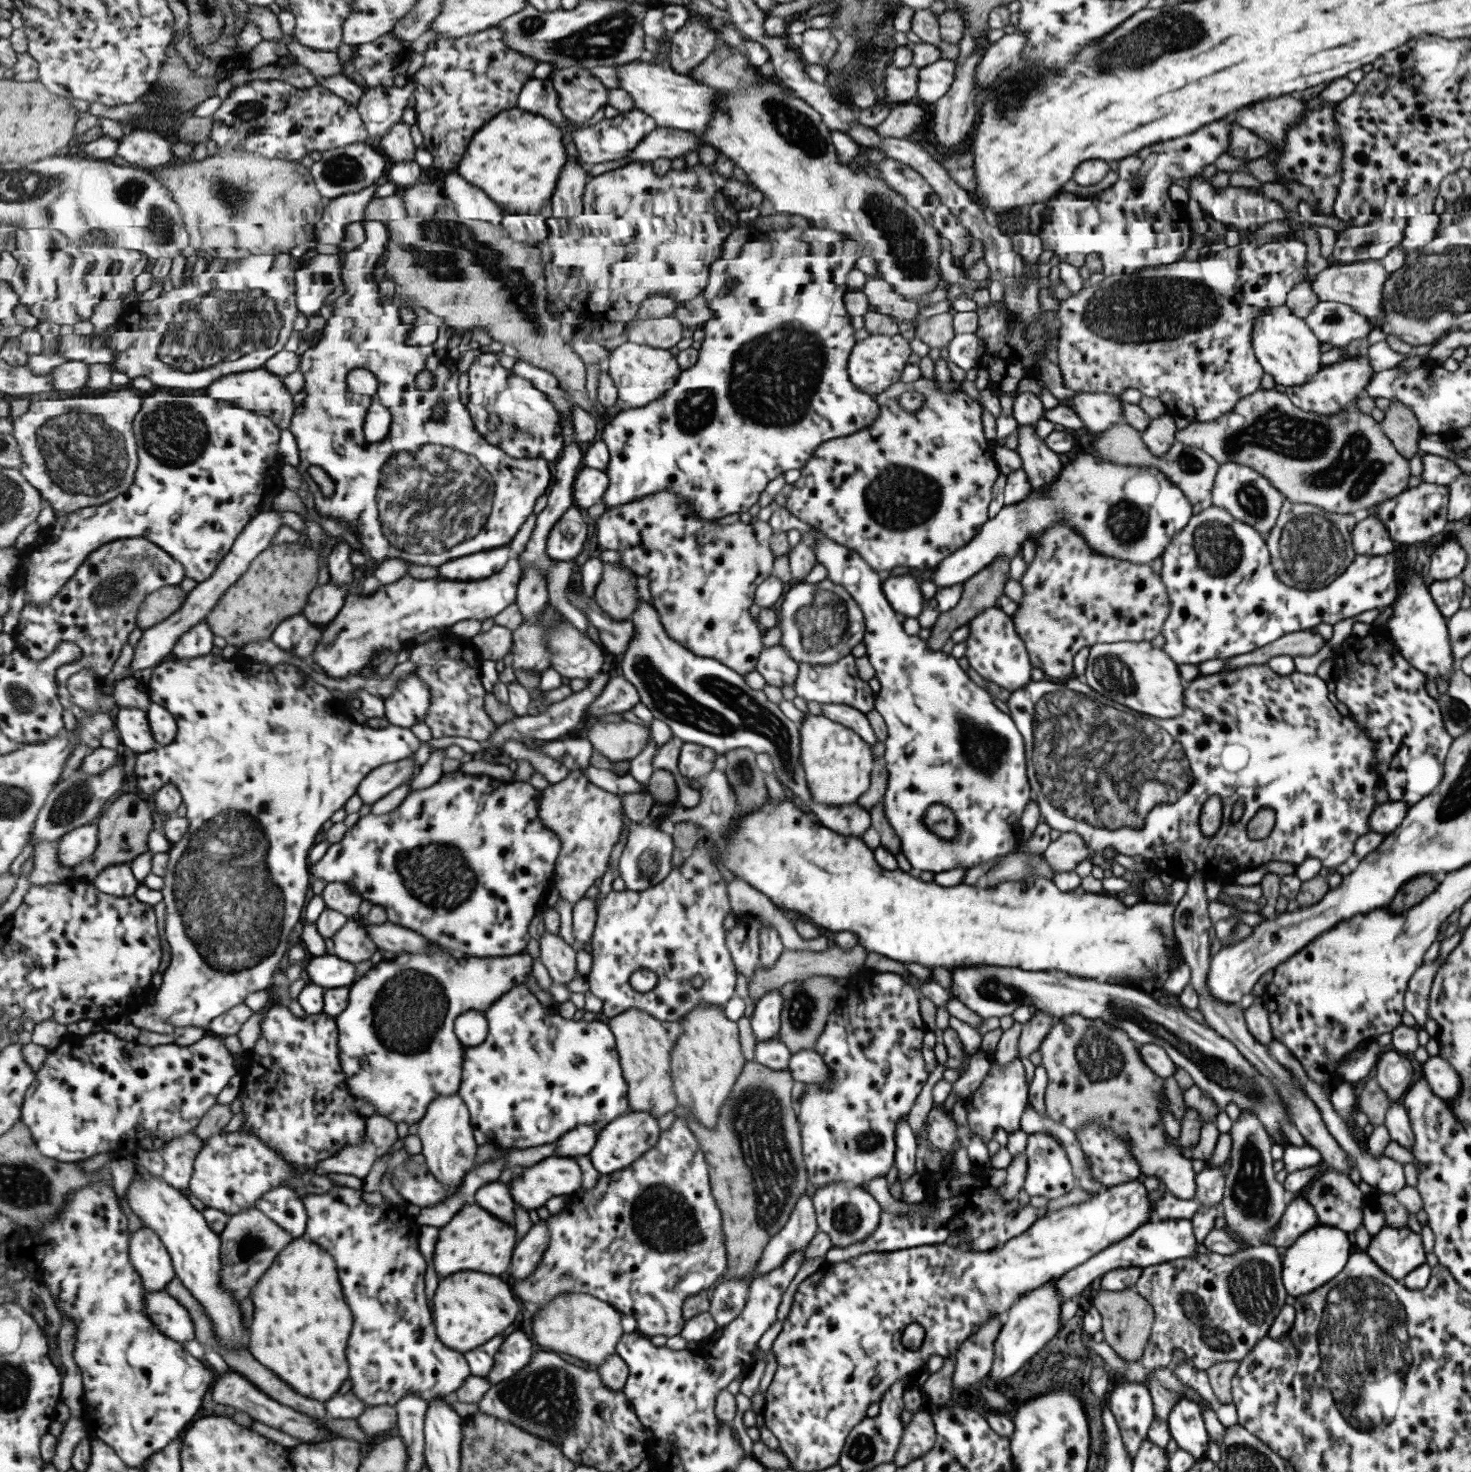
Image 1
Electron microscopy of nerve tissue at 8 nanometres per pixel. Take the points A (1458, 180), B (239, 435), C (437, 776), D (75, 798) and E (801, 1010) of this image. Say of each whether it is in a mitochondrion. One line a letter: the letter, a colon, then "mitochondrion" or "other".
A: other
B: other
C: other
D: mitochondrion
E: mitochondrion

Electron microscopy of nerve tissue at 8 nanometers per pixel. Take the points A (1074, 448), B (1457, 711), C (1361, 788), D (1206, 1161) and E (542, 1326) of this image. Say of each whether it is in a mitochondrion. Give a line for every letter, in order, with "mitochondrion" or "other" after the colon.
A: other
B: mitochondrion
C: other
D: other
E: other

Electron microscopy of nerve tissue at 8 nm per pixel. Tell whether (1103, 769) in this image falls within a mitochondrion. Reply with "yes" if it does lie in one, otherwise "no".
yes

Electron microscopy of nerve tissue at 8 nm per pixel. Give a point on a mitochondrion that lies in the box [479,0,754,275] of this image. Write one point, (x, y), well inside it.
(604, 38)

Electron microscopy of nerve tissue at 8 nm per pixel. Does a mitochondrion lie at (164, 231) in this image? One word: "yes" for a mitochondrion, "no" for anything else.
yes

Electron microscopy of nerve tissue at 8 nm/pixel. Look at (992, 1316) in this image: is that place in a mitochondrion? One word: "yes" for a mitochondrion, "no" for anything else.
no

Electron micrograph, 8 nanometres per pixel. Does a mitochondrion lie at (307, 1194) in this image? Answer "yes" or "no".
no

